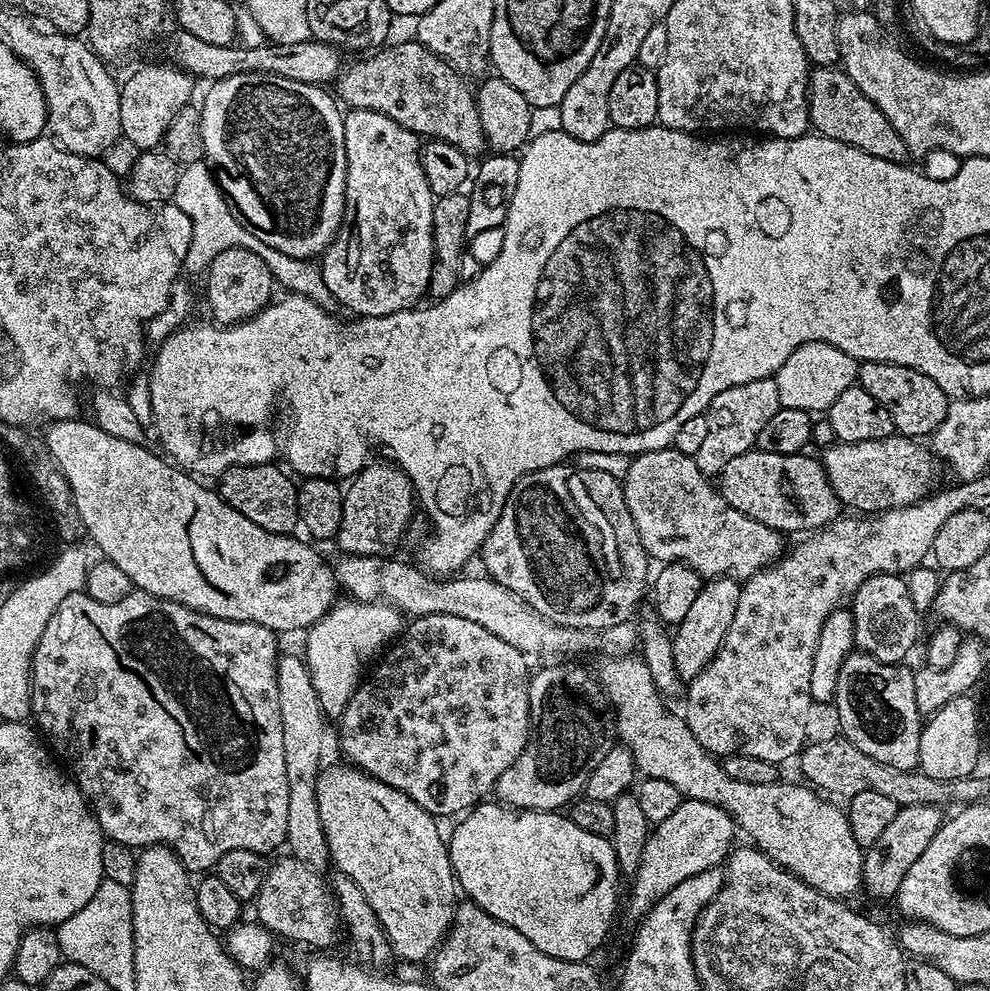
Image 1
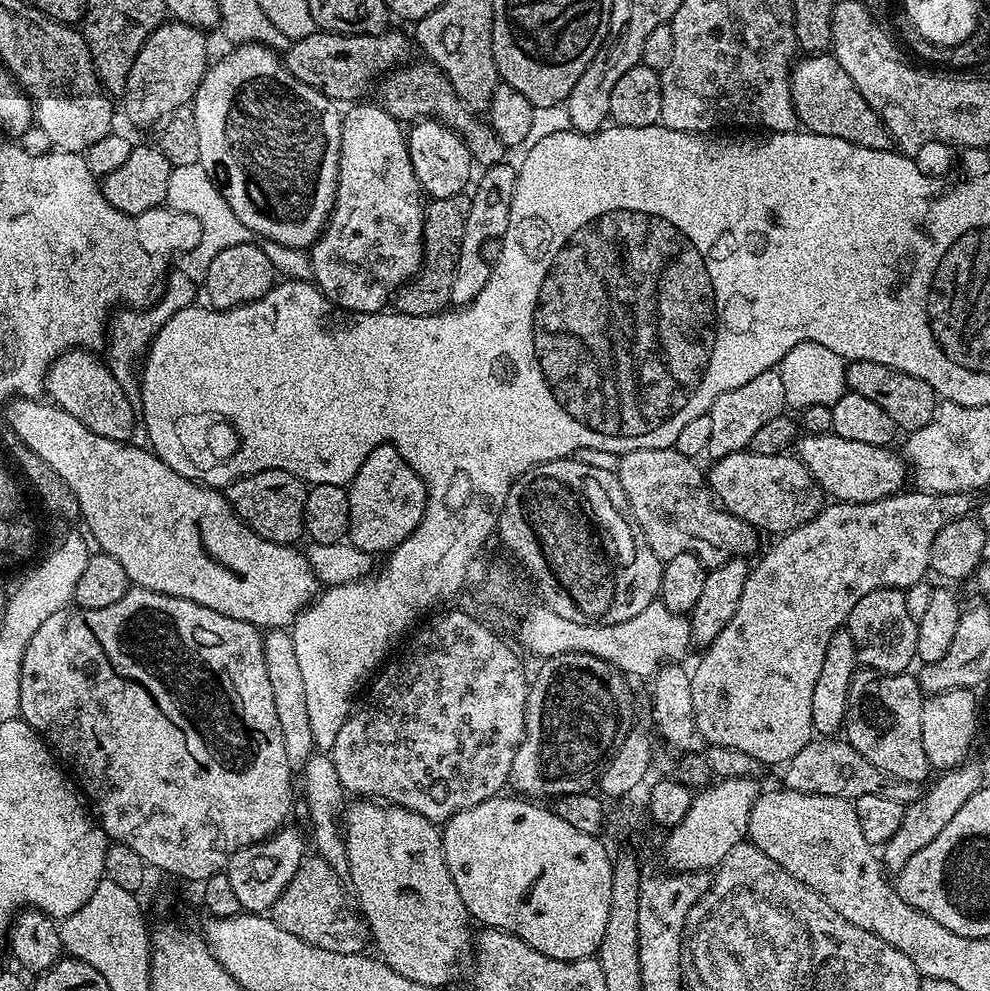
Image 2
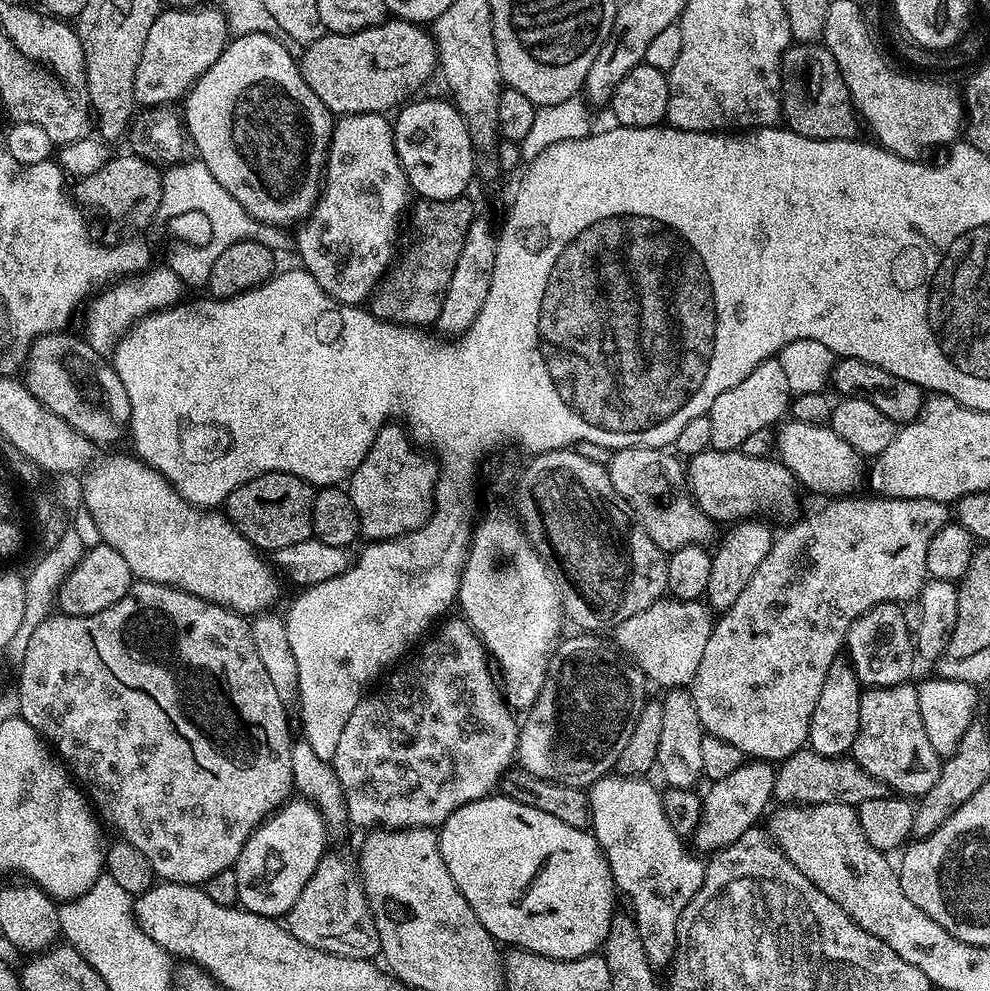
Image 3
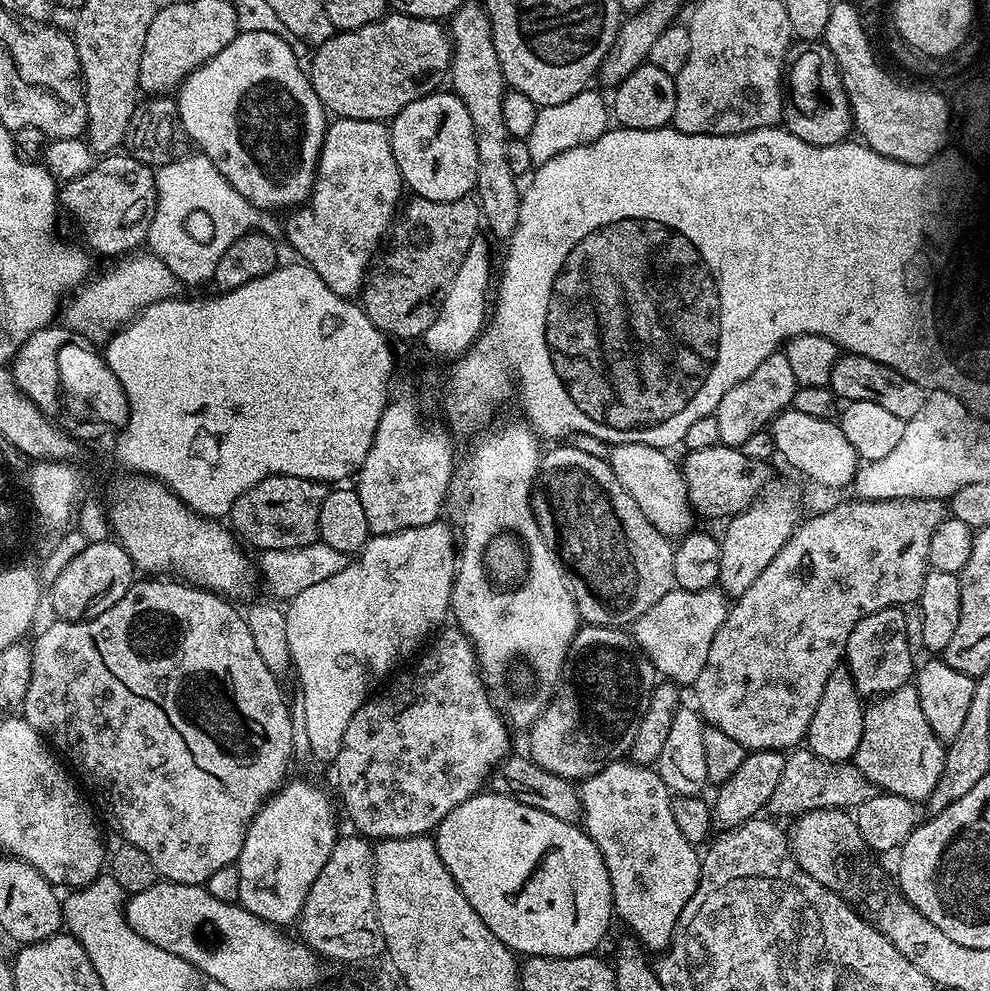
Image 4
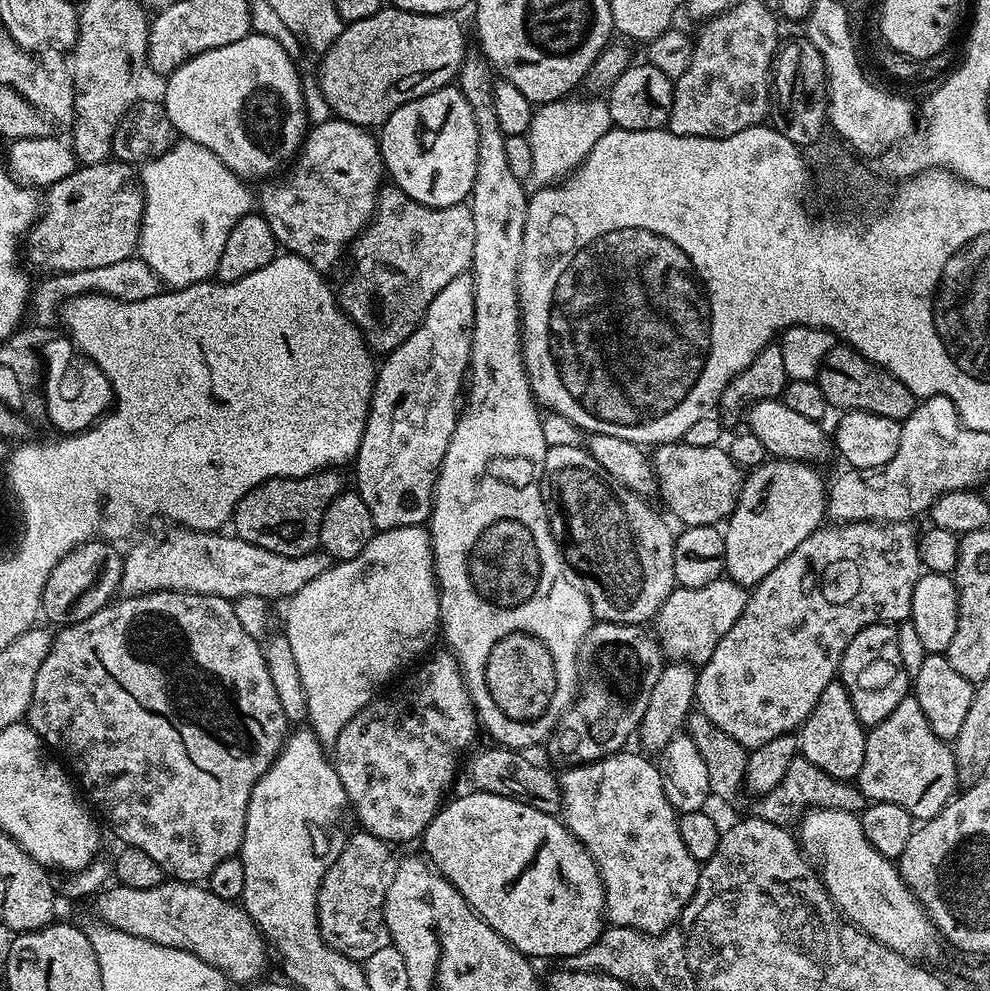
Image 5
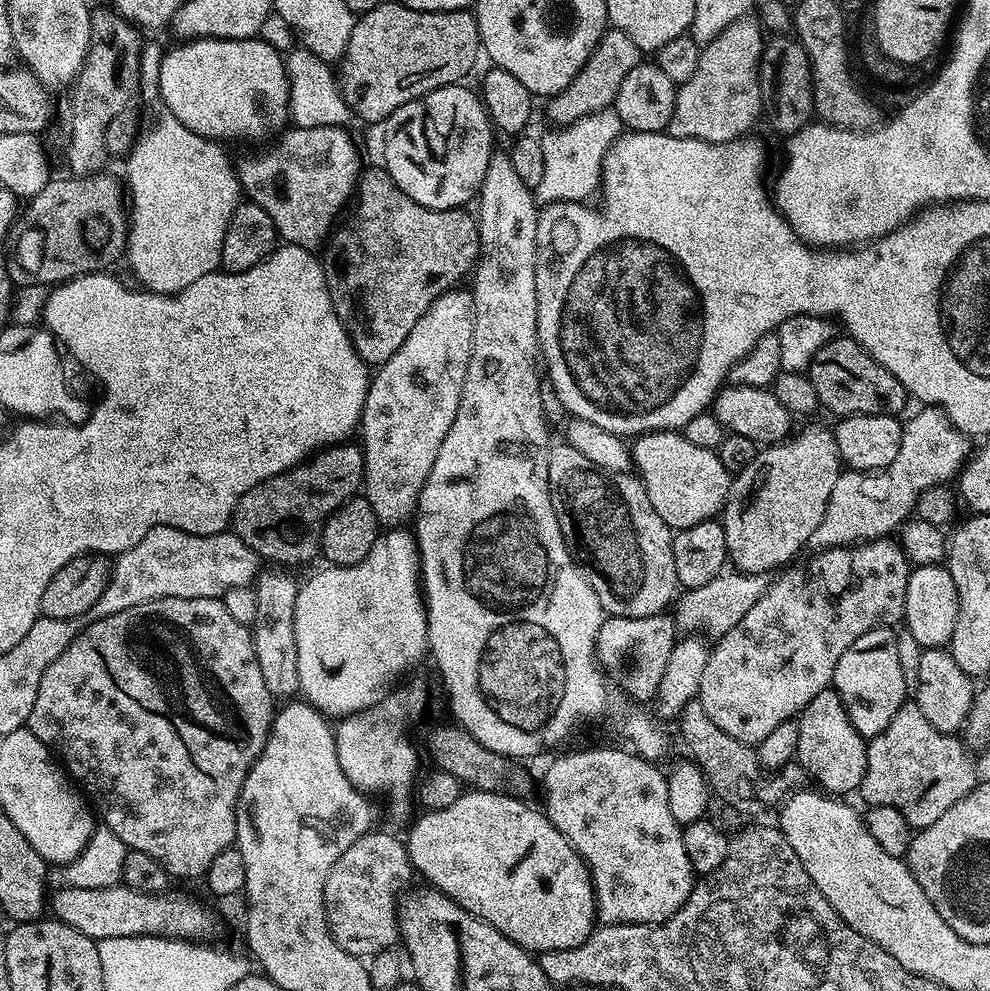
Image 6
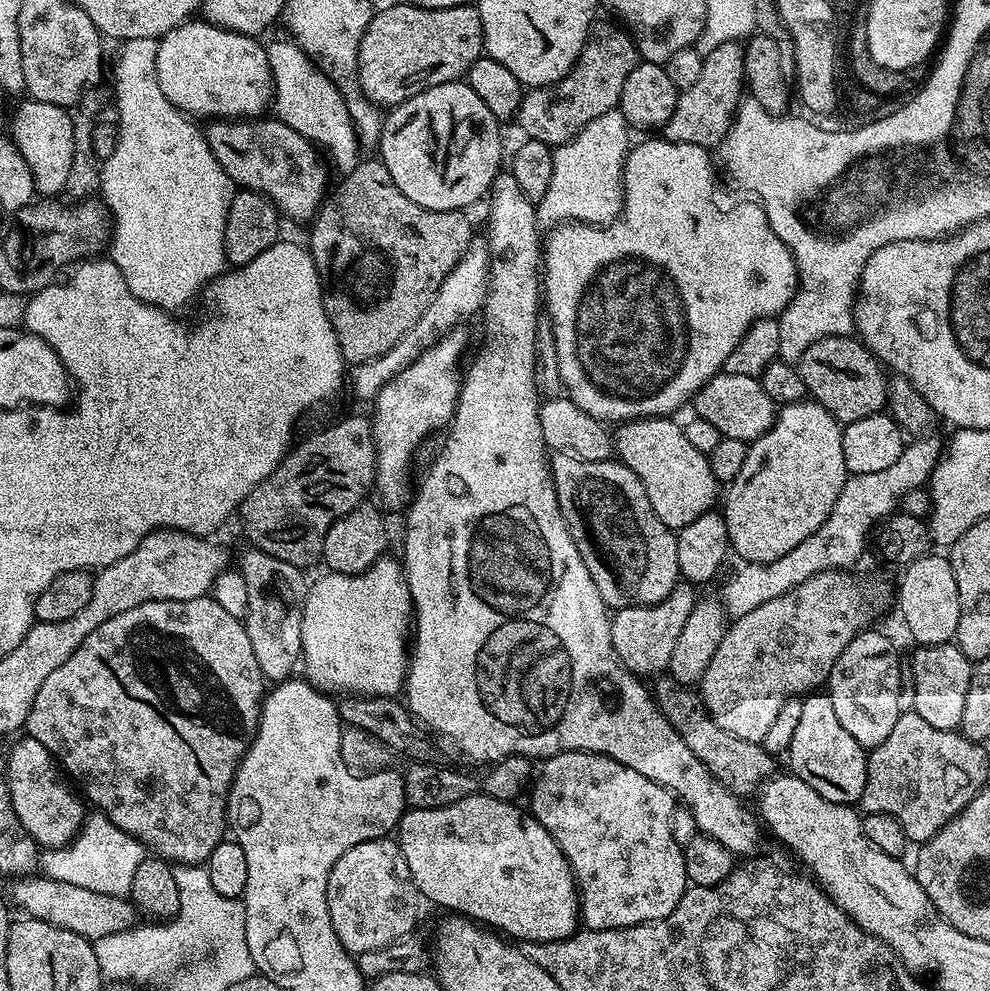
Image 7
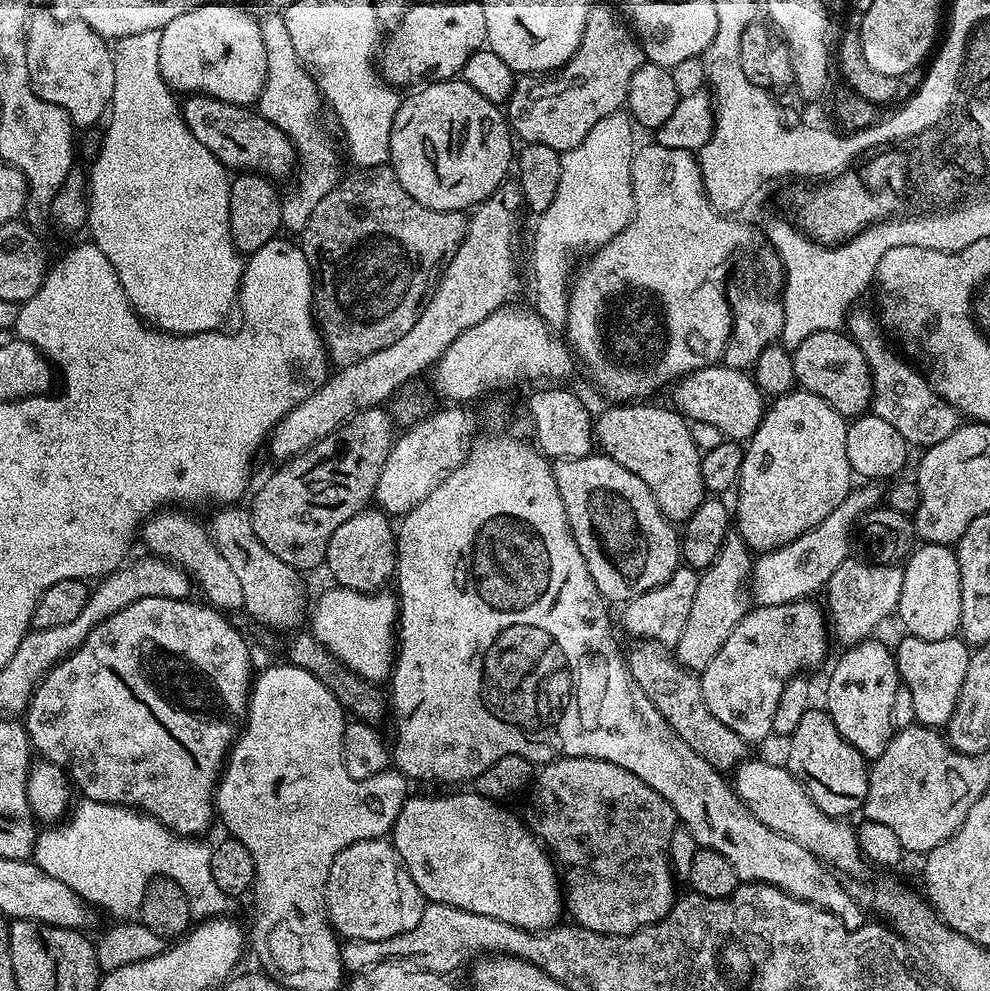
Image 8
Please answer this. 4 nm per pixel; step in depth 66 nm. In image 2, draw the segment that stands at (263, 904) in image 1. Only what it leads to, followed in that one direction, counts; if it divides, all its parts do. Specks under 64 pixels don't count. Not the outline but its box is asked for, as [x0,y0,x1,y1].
[270,855,370,954]

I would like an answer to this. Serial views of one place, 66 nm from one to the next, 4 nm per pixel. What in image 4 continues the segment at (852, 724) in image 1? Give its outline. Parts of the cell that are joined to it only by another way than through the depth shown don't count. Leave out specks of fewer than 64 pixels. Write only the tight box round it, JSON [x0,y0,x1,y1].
[854,686,945,802]

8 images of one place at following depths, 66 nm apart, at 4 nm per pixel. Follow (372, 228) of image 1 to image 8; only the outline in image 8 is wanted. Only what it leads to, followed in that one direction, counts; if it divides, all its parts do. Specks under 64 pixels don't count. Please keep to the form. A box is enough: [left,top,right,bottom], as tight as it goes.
[182,94,296,182]

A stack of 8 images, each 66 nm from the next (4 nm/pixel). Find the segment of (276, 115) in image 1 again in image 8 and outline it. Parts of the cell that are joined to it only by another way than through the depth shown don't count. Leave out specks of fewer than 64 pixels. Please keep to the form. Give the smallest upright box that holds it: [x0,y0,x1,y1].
[158,2,266,106]

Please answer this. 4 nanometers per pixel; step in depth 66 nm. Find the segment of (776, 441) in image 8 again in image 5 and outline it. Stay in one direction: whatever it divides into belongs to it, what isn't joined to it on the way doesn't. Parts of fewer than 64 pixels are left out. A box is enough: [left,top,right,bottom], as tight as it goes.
[723,458,826,590]

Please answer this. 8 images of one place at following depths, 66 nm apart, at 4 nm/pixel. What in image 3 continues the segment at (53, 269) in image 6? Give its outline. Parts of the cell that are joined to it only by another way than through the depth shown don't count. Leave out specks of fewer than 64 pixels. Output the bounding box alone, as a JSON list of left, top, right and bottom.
[75,154,164,228]

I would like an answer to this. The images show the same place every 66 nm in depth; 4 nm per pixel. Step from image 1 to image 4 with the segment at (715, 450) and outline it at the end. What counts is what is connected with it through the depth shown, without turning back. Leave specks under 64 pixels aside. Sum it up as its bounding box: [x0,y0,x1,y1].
[714,350,797,448]

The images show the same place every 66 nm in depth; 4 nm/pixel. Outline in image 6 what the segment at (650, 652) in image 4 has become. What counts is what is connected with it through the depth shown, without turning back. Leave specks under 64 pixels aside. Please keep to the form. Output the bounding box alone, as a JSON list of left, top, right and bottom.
[674,570,769,638]

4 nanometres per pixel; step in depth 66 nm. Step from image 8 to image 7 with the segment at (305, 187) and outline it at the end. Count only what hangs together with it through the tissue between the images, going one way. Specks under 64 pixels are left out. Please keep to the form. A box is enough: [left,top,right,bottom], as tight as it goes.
[265,40,361,176]

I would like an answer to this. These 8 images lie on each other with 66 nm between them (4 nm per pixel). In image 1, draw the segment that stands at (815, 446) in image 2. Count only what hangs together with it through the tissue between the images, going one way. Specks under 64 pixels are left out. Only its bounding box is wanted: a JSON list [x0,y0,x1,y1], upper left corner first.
[822,434,942,514]

